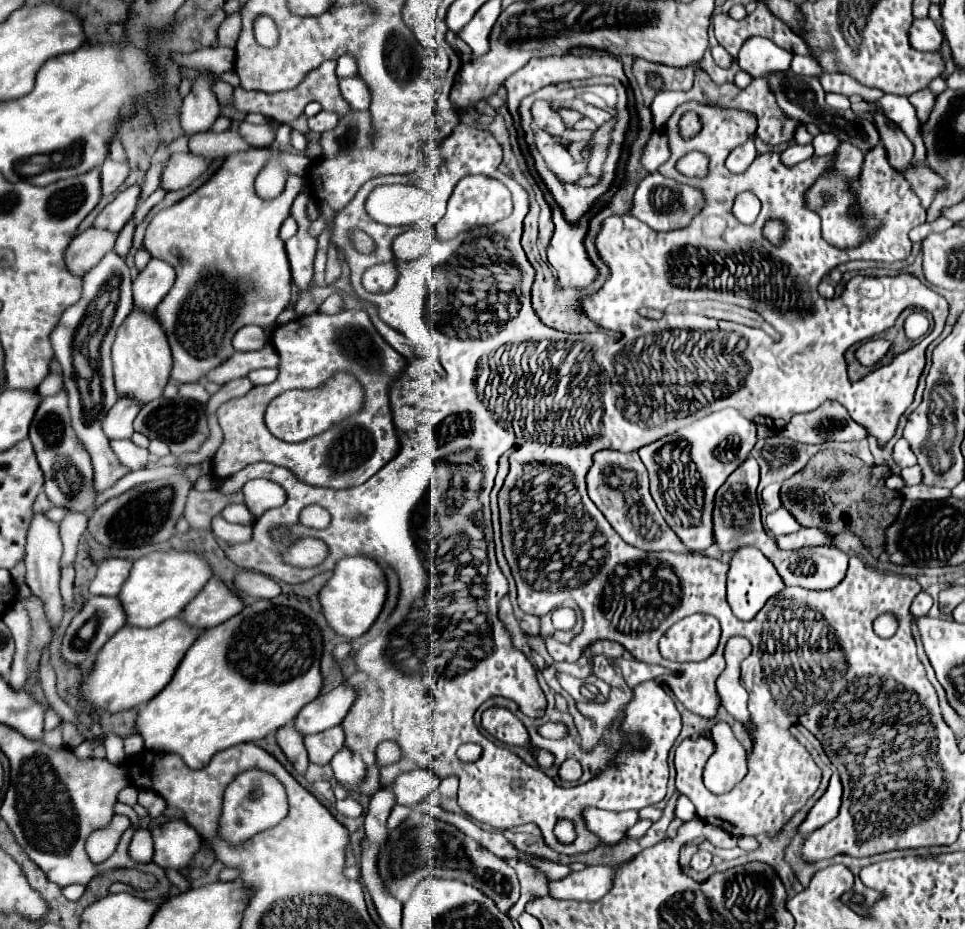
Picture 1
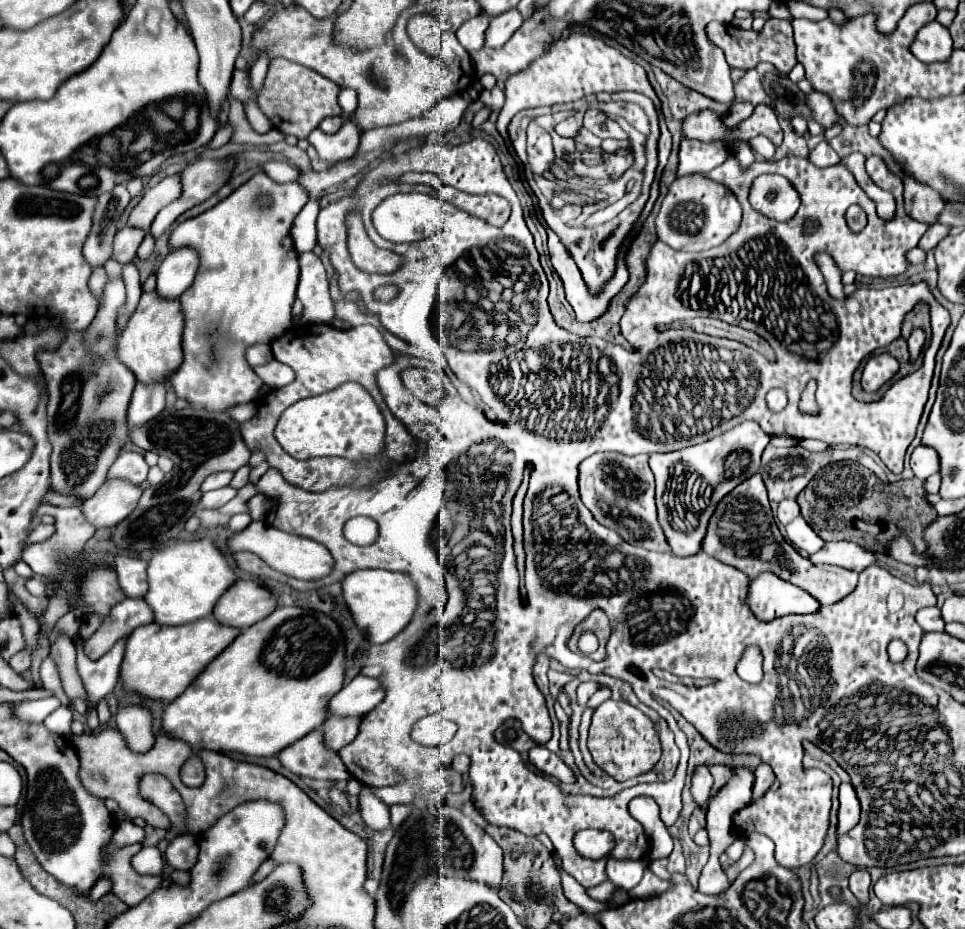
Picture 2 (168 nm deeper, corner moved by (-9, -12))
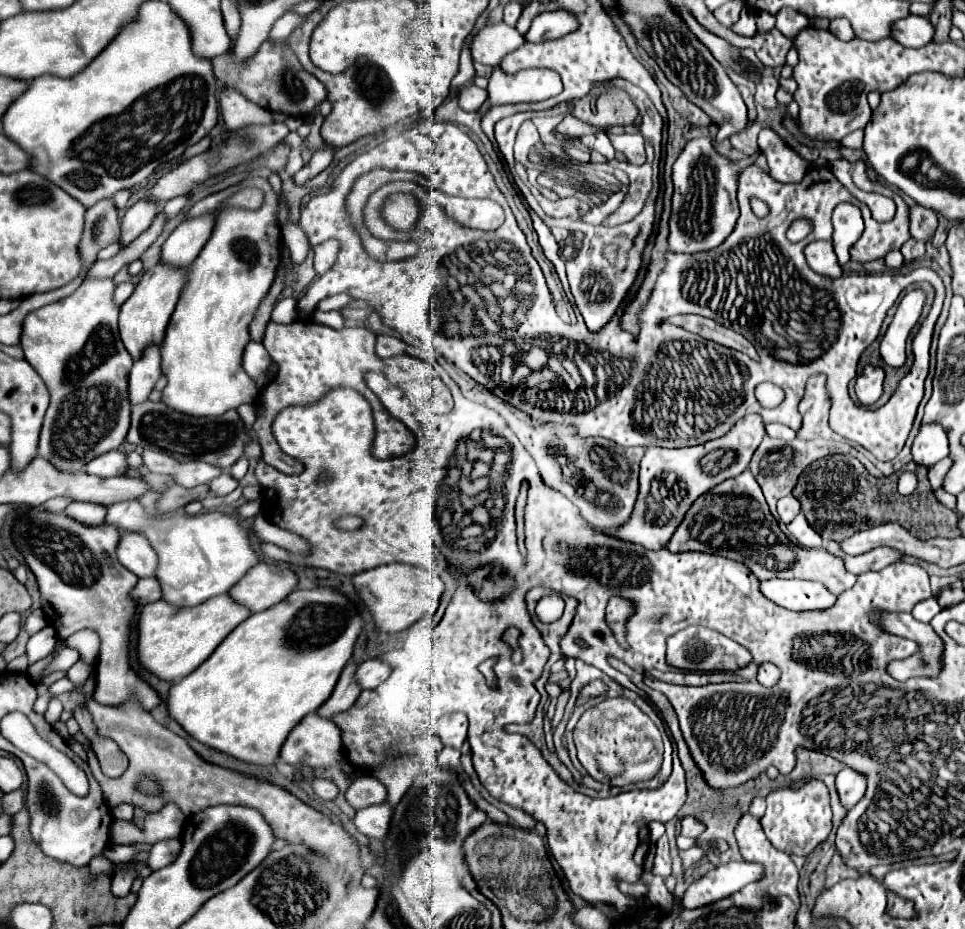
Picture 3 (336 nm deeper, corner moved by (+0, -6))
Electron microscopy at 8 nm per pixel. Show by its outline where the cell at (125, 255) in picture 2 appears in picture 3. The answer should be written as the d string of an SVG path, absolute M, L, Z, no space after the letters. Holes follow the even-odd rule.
M139 200L133 204L121 220L121 246L129 246L141 232L145 232L159 210L161 204L151 200Z

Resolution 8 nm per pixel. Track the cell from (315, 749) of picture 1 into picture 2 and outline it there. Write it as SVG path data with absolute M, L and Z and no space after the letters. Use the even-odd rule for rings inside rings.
M326 718L322 724L326 746L338 752L342 746L352 742L358 734L360 720L362 718Z

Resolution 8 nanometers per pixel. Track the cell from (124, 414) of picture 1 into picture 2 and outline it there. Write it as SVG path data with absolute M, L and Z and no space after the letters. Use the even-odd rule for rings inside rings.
M164 382L136 384L130 406L128 406L128 426L134 428L156 418L164 410Z

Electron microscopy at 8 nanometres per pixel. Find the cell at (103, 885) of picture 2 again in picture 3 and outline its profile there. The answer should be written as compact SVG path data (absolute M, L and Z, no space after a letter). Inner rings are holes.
M97 856L97 858L93 858L91 862L89 862L89 872L95 876L99 876L99 874L107 874L107 876L111 876L111 870L113 870L113 862L111 860L107 860L107 858L103 858L103 856Z

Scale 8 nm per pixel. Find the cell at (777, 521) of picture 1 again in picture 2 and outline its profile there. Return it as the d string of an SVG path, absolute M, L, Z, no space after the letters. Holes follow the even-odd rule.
M798 516L794 522L790 522L786 526L786 534L788 534L788 542L802 554L802 556L810 556L814 552L818 552L826 542L806 524L806 520L802 516Z

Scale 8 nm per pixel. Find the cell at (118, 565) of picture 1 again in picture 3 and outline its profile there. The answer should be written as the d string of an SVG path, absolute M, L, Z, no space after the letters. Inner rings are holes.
M127 532L121 536L117 544L117 560L137 578L153 576L157 566L157 554L153 552L145 536L135 532Z

